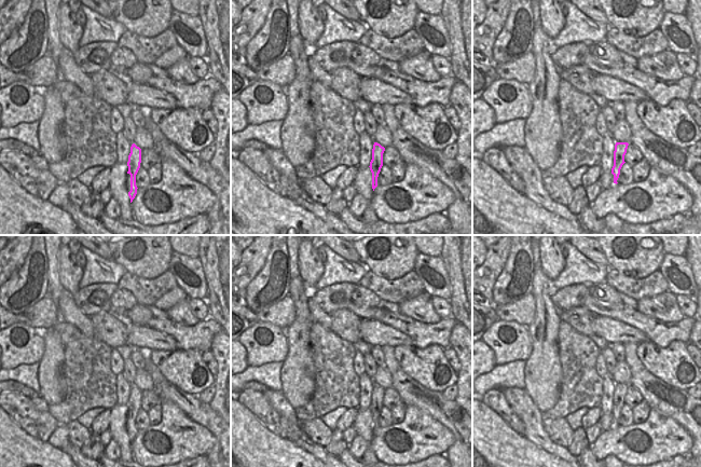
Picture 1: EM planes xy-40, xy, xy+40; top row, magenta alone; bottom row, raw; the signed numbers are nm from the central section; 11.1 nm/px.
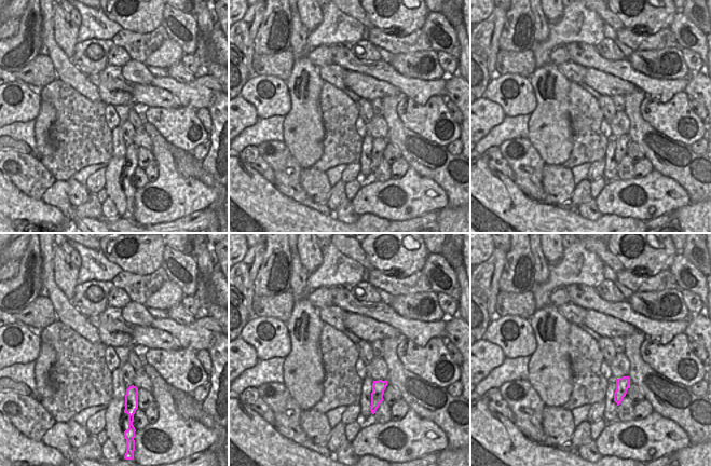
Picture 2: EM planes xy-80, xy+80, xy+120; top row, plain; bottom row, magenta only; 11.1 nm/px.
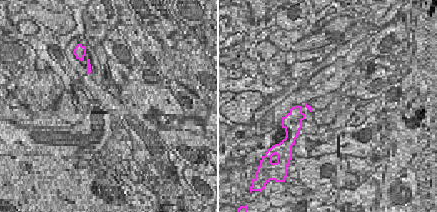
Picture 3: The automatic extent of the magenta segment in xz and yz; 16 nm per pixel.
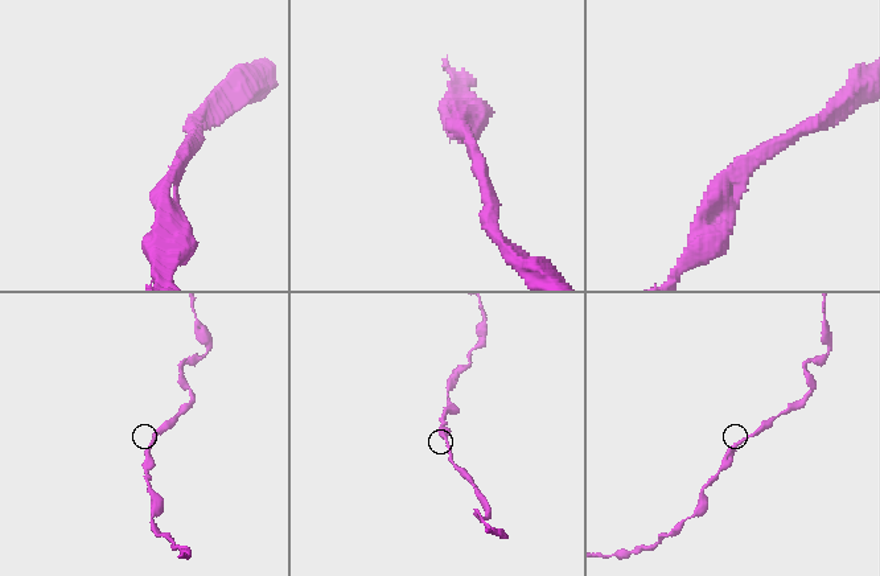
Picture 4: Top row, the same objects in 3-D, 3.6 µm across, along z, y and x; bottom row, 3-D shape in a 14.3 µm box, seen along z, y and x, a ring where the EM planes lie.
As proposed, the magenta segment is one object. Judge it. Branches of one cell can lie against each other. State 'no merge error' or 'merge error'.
no merge error

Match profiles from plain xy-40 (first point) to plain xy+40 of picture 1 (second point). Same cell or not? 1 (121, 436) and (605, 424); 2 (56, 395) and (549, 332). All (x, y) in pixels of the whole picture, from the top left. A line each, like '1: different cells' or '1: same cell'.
1: same cell
2: same cell

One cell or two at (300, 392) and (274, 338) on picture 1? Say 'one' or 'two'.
two

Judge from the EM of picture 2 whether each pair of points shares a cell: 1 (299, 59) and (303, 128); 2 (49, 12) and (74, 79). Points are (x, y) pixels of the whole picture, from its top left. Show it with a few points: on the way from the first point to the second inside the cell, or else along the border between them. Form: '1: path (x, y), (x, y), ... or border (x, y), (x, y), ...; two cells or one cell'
1: path (303, 77), (303, 111); one cell
2: path (49, 28), (49, 45), (62, 63); one cell

